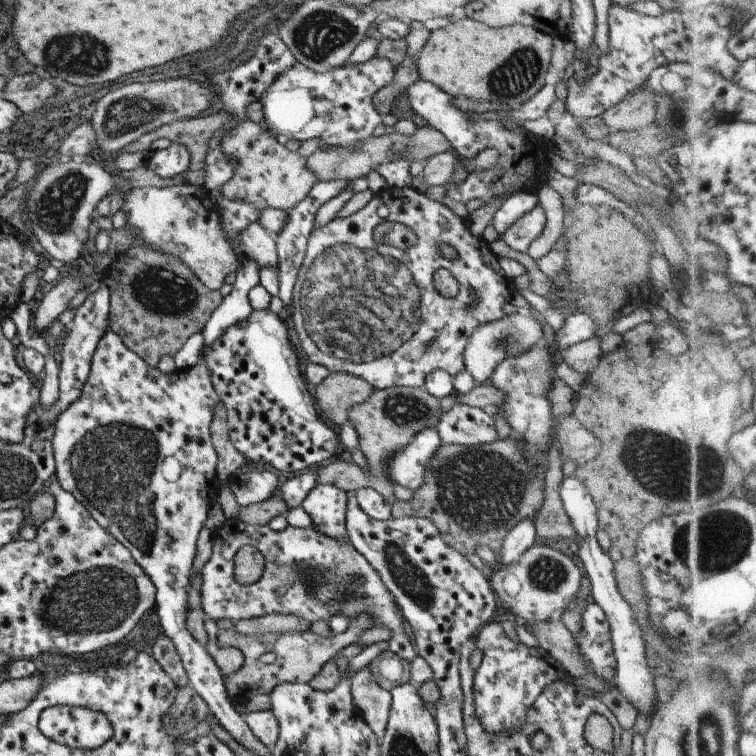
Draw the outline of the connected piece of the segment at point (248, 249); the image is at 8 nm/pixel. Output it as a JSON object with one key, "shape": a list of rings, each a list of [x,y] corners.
{"shape":[[[253,222],[239,235],[242,242],[239,244],[243,252],[243,260],[254,259],[262,267],[272,267],[275,271],[278,266],[276,241],[260,223]]]}

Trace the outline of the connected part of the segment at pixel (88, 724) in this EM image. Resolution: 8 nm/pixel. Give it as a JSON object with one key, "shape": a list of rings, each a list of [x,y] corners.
{"shape":[[[66,705],[44,709],[38,728],[55,743],[79,749],[101,747],[113,735],[113,726],[102,713]]]}

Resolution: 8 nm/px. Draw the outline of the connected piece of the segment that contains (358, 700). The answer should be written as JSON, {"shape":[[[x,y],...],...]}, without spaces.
{"shape":[[[367,665],[351,678],[351,695],[354,704],[362,711],[363,717],[372,732],[377,736],[377,741],[380,743],[385,733],[385,728],[389,719],[389,710],[391,707],[391,694],[380,688],[380,685],[374,680],[371,670]]]}

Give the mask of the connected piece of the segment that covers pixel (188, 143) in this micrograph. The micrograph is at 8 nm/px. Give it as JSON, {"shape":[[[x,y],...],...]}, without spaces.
{"shape":[[[219,111],[208,116],[194,117],[189,121],[173,122],[172,124],[164,125],[162,128],[156,129],[155,131],[139,136],[134,142],[131,142],[129,145],[126,145],[119,151],[113,153],[97,151],[94,157],[97,158],[100,163],[108,160],[115,161],[116,157],[122,153],[138,154],[141,152],[149,152],[151,150],[150,146],[152,146],[152,142],[154,142],[154,140],[158,140],[158,138],[168,138],[168,140],[171,140],[172,143],[181,144],[182,146],[185,146],[187,149],[189,149],[189,153],[191,154],[191,166],[188,172],[186,172],[187,180],[191,185],[199,187],[202,186],[202,184],[205,184],[205,179],[207,178],[204,162],[207,159],[208,142],[211,140],[217,130],[223,129],[224,127],[228,126],[228,124],[230,124],[230,119],[230,113]]]}

